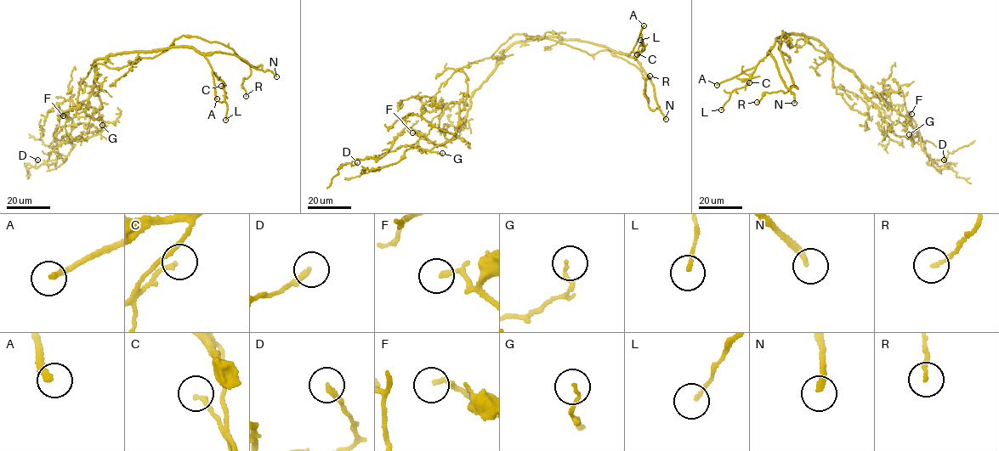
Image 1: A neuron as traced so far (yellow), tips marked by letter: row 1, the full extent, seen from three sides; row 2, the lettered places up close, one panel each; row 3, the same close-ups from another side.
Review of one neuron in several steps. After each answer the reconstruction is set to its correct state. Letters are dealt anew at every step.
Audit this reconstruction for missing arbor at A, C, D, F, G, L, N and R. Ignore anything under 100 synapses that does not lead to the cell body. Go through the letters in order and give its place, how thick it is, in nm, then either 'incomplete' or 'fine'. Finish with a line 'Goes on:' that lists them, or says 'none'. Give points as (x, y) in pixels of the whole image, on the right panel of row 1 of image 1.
A: (717, 85) | 220 nm | incomplete
C: (749, 82) | 180 nm | fine
D: (944, 160) | 220 nm | fine
F: (911, 114) | 170 nm | fine
G: (909, 134) | 100 nm | fine
L: (721, 109) | 130 nm | fine
N: (794, 103) | 240 nm | incomplete
R: (757, 102) | 140 nm | fine
Goes on: A, N

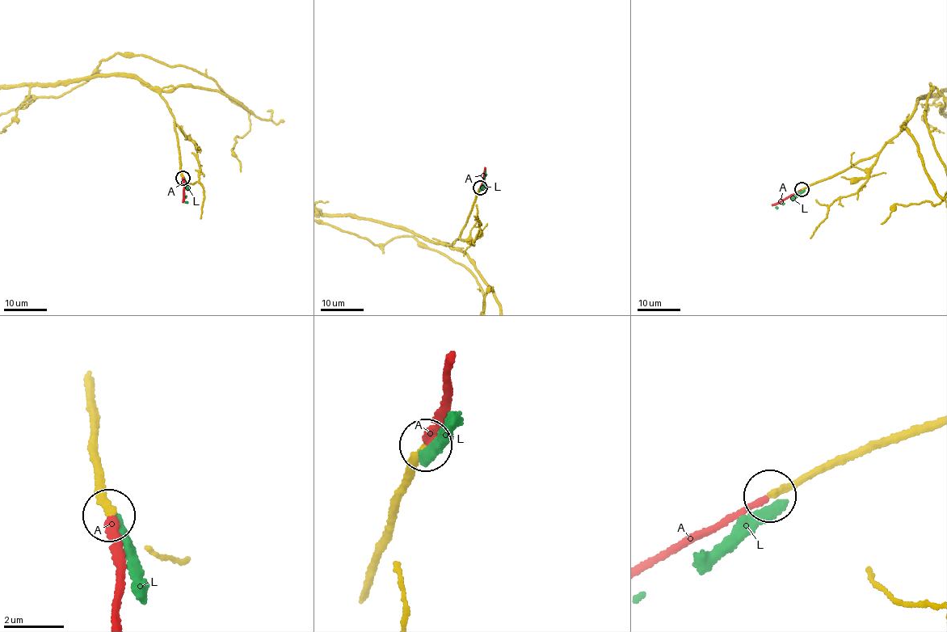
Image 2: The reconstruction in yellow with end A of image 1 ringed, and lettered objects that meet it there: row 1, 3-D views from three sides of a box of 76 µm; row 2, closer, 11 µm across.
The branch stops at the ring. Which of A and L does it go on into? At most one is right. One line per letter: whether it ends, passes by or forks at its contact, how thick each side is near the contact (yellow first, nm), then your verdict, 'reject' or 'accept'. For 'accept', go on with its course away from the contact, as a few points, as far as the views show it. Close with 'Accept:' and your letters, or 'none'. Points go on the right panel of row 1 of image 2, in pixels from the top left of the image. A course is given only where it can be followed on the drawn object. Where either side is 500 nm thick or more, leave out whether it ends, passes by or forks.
A: it ends there; 240 nm thick on the yellow side, 240 nm on the other; accept; it runs (802, 189), (772, 205)
L: it ends there; 240 nm thick on the yellow side, 360 nm on the other; reject
Accept: A

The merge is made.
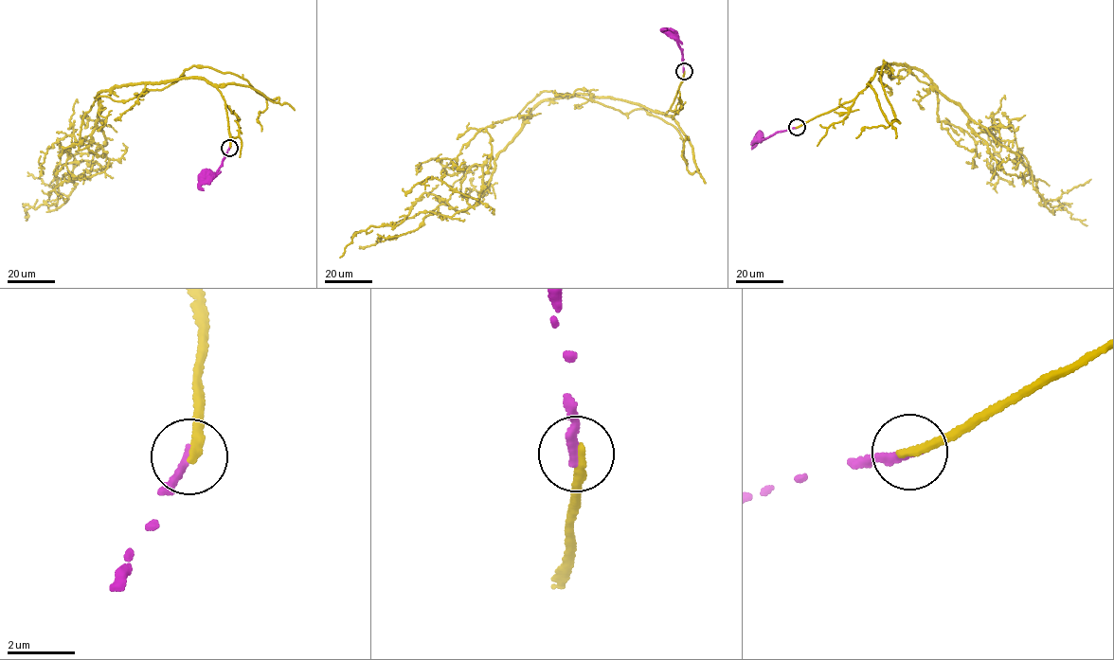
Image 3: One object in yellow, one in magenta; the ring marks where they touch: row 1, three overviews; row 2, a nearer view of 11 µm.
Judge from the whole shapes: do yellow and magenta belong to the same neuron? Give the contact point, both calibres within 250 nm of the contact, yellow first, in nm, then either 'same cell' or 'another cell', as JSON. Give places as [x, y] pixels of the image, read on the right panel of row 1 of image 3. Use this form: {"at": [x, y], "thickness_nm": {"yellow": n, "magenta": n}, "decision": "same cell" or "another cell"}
{"at": [797, 127], "thickness_nm": {"yellow": 280, "magenta": 320}, "decision": "another cell"}

